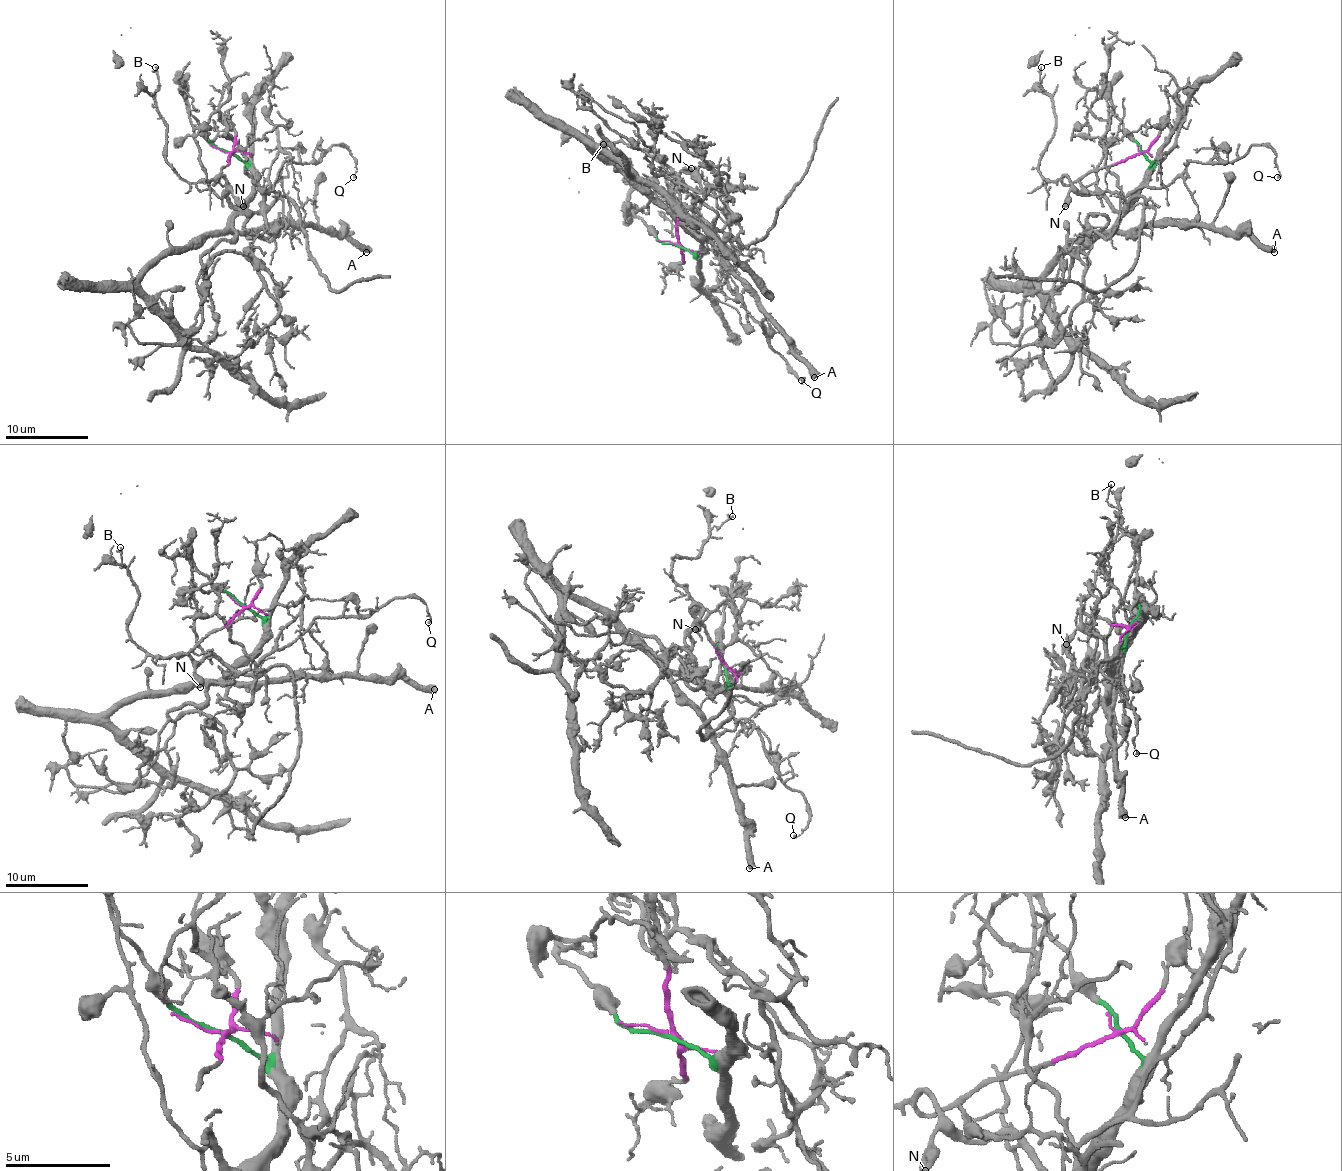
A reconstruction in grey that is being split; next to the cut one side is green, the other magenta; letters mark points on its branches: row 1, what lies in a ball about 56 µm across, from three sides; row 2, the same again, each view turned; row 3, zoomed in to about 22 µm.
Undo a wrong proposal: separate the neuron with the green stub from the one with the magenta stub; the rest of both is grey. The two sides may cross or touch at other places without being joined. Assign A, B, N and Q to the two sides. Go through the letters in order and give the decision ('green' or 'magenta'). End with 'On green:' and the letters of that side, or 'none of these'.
A: green
B: magenta
N: magenta
Q: magenta
On green: A

